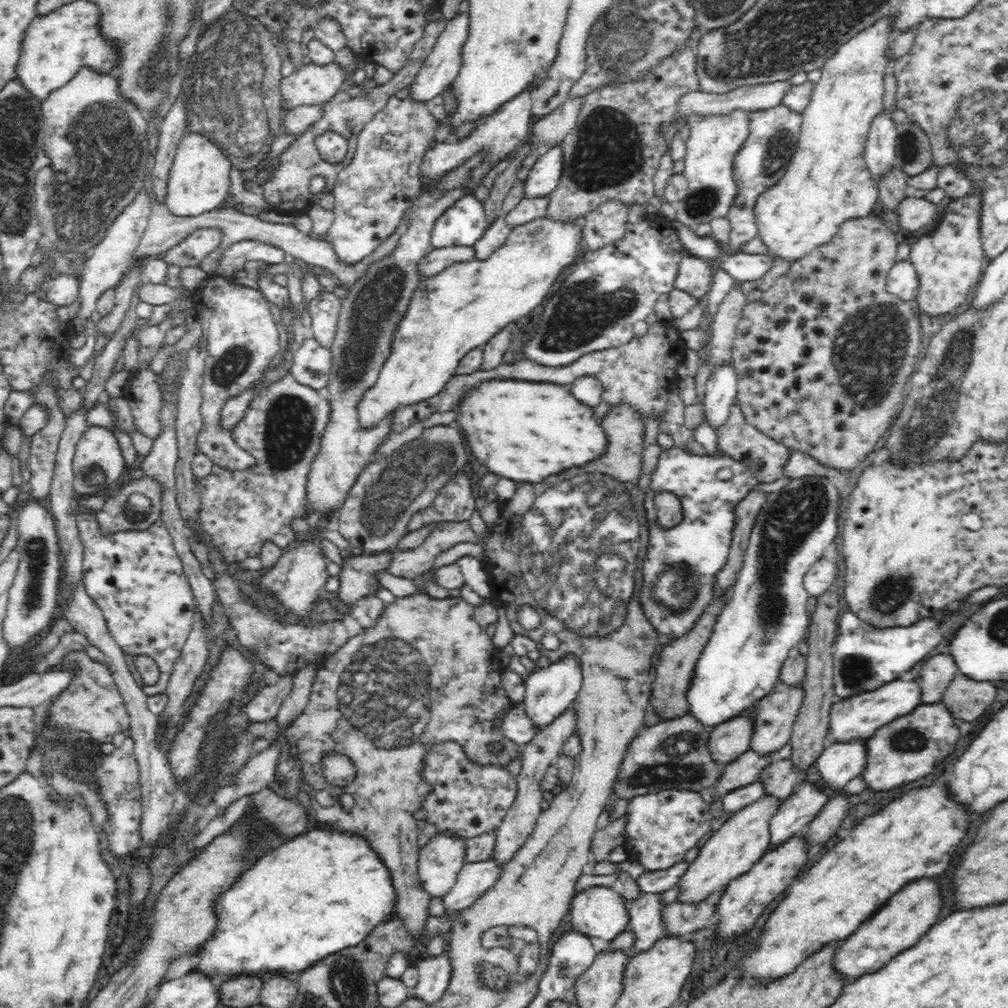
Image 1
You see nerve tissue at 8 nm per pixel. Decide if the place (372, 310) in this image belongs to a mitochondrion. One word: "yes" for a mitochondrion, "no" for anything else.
yes

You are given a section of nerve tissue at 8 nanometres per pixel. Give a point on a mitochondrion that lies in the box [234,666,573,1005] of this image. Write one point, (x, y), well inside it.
(504, 960)

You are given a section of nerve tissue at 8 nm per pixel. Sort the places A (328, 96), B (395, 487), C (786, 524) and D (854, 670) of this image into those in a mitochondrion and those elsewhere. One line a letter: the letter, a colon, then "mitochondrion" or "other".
A: other
B: mitochondrion
C: mitochondrion
D: mitochondrion

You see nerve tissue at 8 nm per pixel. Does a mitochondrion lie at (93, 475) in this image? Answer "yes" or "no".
yes

